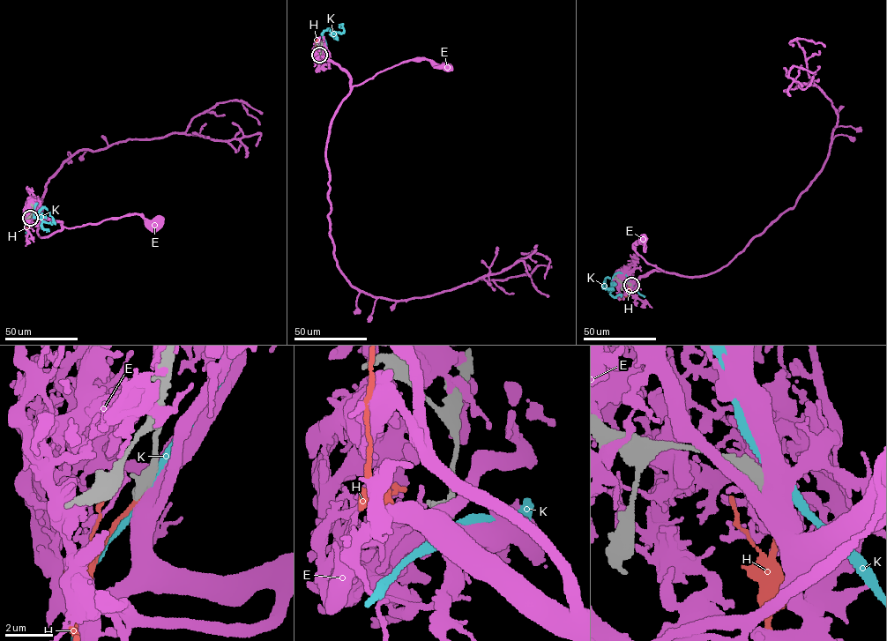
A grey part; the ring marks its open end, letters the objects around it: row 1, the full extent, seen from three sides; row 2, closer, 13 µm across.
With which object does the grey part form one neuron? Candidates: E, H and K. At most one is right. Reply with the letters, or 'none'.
none

